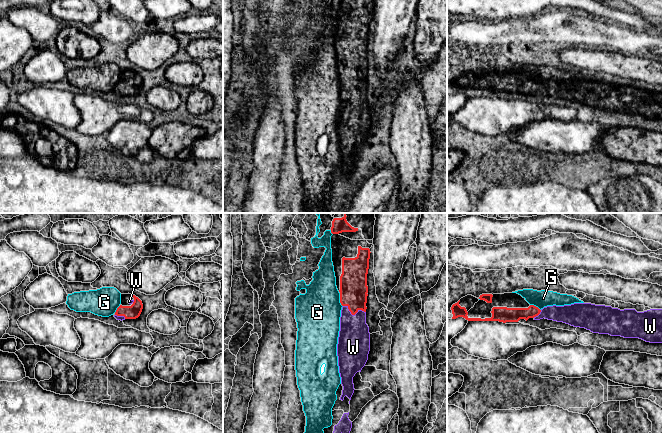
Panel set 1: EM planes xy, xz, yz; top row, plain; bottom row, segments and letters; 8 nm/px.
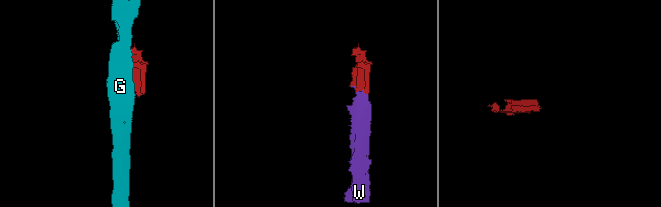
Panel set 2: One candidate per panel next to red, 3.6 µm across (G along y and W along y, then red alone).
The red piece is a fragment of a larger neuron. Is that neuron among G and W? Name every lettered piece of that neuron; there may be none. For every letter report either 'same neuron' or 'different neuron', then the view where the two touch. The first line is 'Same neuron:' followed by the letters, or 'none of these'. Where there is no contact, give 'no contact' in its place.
Same neuron: W
G: different neuron | xz
W: same neuron | xz

